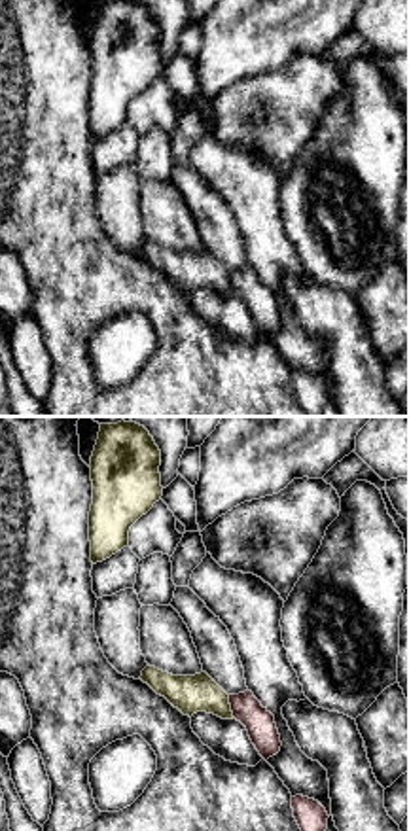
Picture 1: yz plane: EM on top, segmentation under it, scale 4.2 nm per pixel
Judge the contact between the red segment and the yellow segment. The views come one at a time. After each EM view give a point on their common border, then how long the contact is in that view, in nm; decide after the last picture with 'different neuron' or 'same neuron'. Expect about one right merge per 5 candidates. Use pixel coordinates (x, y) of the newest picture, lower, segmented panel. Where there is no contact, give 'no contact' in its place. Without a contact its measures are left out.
(231, 707) | 100 nm

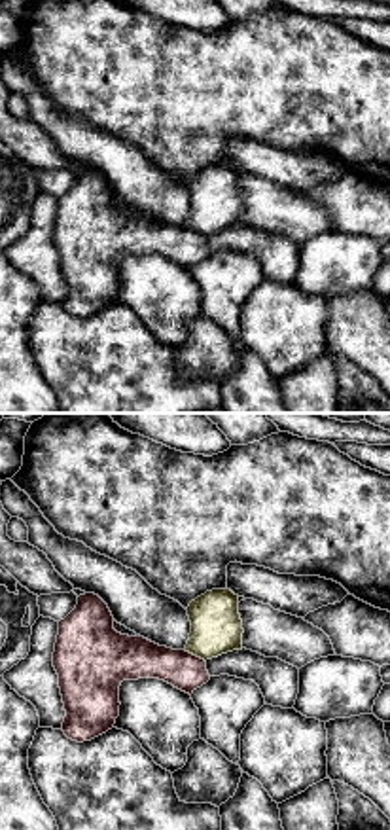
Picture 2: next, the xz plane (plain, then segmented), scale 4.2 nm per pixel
(195, 656) | 110 nm

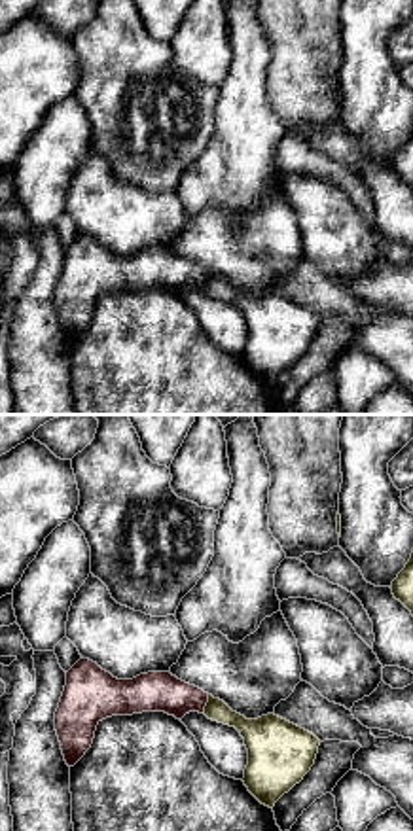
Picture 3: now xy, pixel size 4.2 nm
(205, 705) | 90 nm

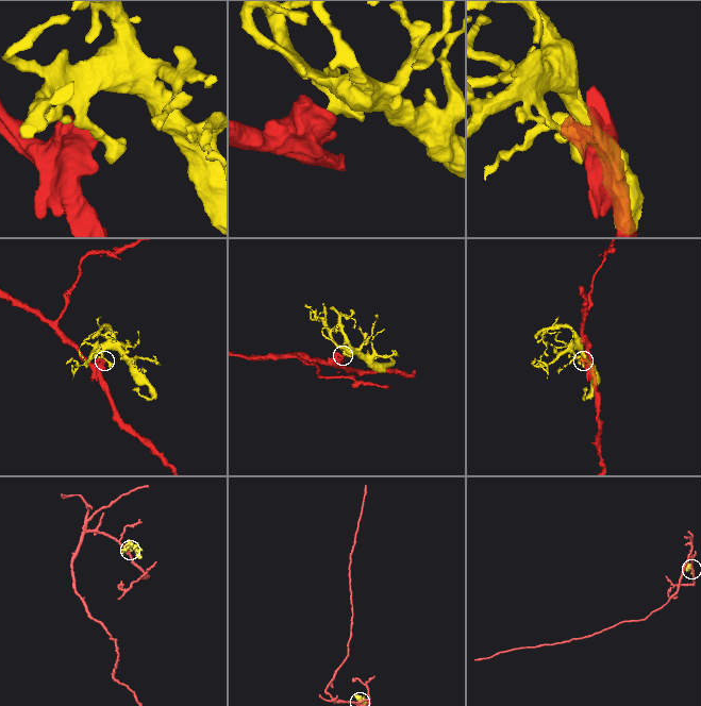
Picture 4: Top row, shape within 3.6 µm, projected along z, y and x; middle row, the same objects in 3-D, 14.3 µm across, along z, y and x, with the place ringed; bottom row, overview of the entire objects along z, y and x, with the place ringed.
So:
different neuron

